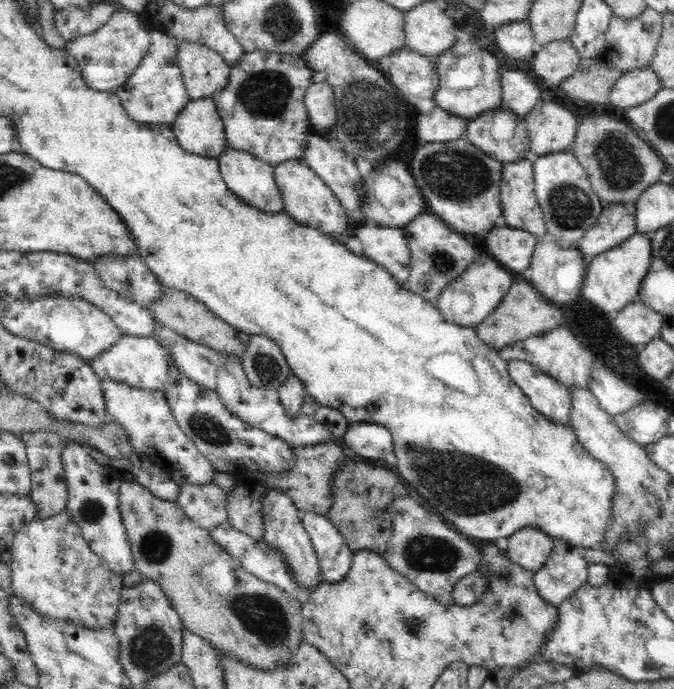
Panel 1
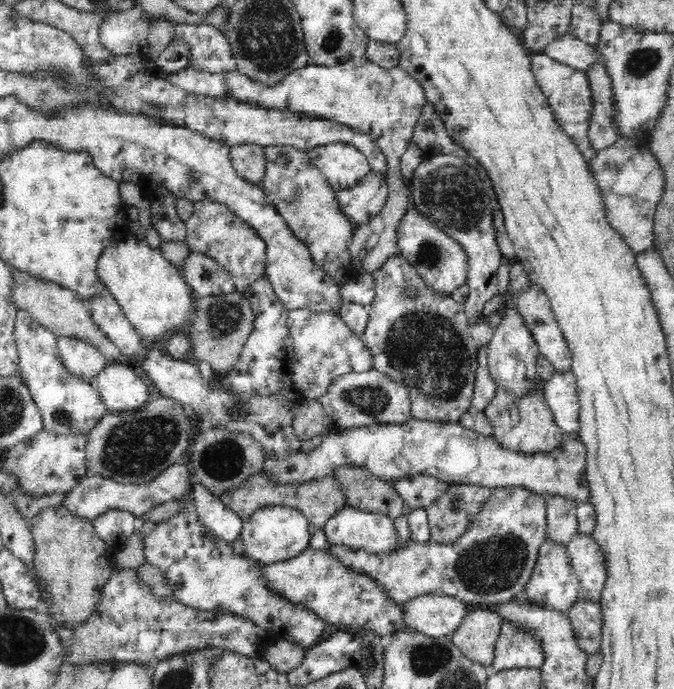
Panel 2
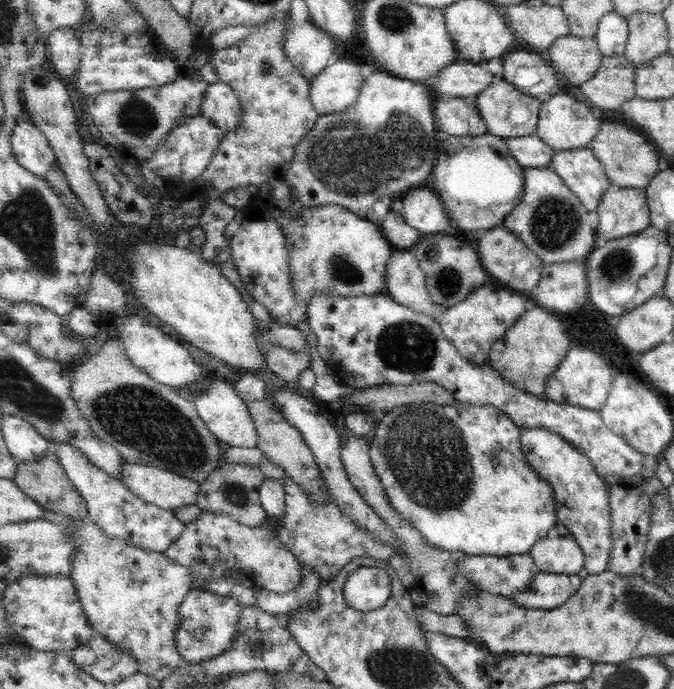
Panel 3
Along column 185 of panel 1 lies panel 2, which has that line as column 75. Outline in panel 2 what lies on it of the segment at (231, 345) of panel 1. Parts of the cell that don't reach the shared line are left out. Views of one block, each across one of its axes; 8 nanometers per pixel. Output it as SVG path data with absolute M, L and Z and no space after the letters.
M13 269L11 277L12 302L16 305L16 308L27 310L34 320L59 337L73 336L74 338L82 338L97 346L106 354L107 365L120 361L122 355L120 349L106 337L106 333L102 329L96 327L96 323L92 321L87 303L80 298L77 292L62 287L55 282L48 282L45 279L38 278L24 270Z

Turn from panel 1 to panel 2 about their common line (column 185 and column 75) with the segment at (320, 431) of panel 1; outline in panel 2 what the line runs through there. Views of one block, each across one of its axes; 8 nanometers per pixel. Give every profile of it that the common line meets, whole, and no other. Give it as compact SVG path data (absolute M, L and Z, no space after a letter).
M73 336L58 337L57 343L64 365L72 374L82 377L87 383L107 366L108 359L103 350L87 340Z

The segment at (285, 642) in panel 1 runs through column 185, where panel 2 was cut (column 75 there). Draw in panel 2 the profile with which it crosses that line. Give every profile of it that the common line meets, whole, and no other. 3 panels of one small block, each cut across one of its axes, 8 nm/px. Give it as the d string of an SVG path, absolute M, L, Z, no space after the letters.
M65 506L48 507L30 520L36 545L36 573L48 589L50 606L47 611L60 623L73 629L94 612L102 592L114 572L115 551L95 531L93 520L72 514Z

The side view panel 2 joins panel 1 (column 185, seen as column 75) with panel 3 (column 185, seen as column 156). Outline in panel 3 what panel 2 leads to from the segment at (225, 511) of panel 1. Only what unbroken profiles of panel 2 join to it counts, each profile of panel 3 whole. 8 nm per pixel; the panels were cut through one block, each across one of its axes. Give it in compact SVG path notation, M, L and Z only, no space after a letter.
M125 461L120 479L147 502L167 510L196 505L200 497L196 480L156 466Z

